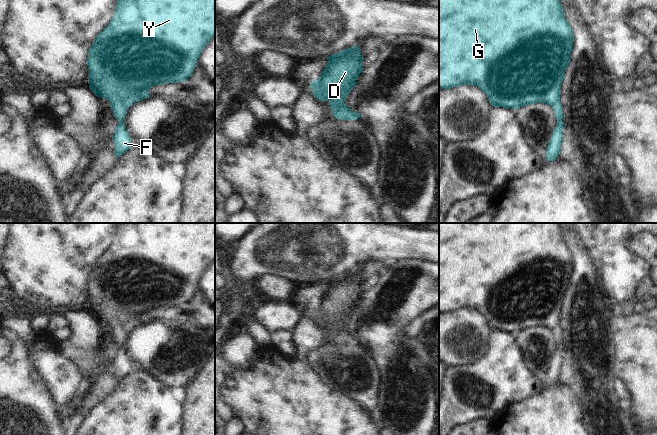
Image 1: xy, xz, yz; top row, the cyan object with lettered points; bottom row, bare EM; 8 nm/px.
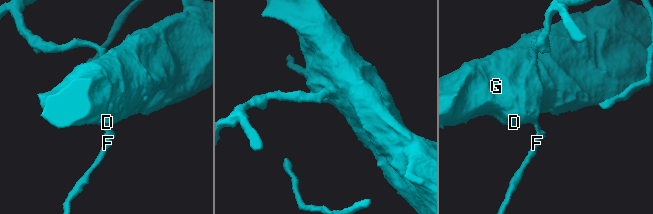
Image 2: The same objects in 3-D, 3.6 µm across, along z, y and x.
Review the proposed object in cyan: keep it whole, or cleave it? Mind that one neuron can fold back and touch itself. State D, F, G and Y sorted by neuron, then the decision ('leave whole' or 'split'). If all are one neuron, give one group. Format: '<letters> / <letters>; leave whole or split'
D F G Y; leave whole

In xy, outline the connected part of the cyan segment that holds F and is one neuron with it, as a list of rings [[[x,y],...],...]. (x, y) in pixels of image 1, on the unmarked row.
[[[116,223],[116,232],[114,239],[111,242],[109,248],[97,259],[93,268],[89,273],[87,282],[89,312],[92,316],[98,320],[108,324],[111,329],[115,342],[119,345],[119,348],[115,352],[115,358],[112,361],[114,366],[114,378],[117,383],[130,373],[131,361],[126,355],[123,344],[127,338],[127,333],[136,326],[150,321],[148,314],[155,309],[162,309],[167,307],[179,307],[180,305],[186,305],[193,297],[193,294],[197,288],[200,277],[205,270],[209,267],[210,263],[215,260],[215,223]]]

